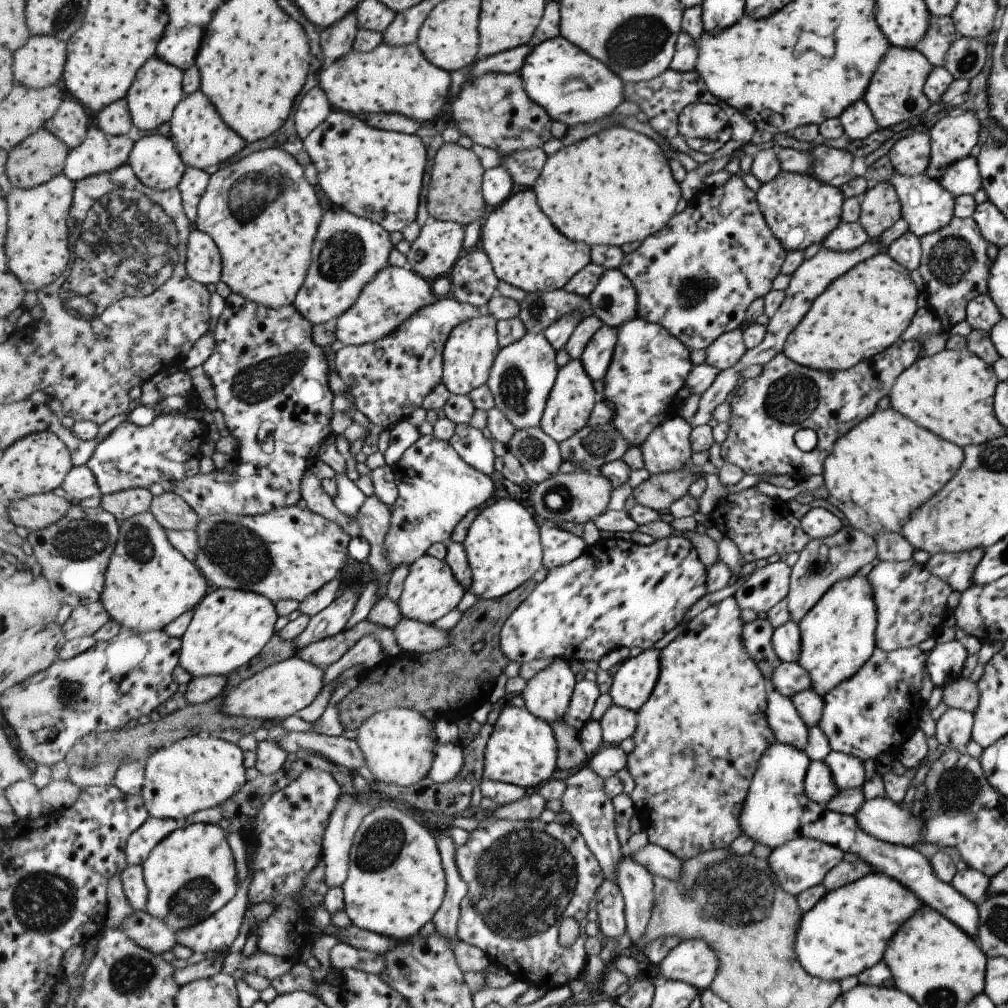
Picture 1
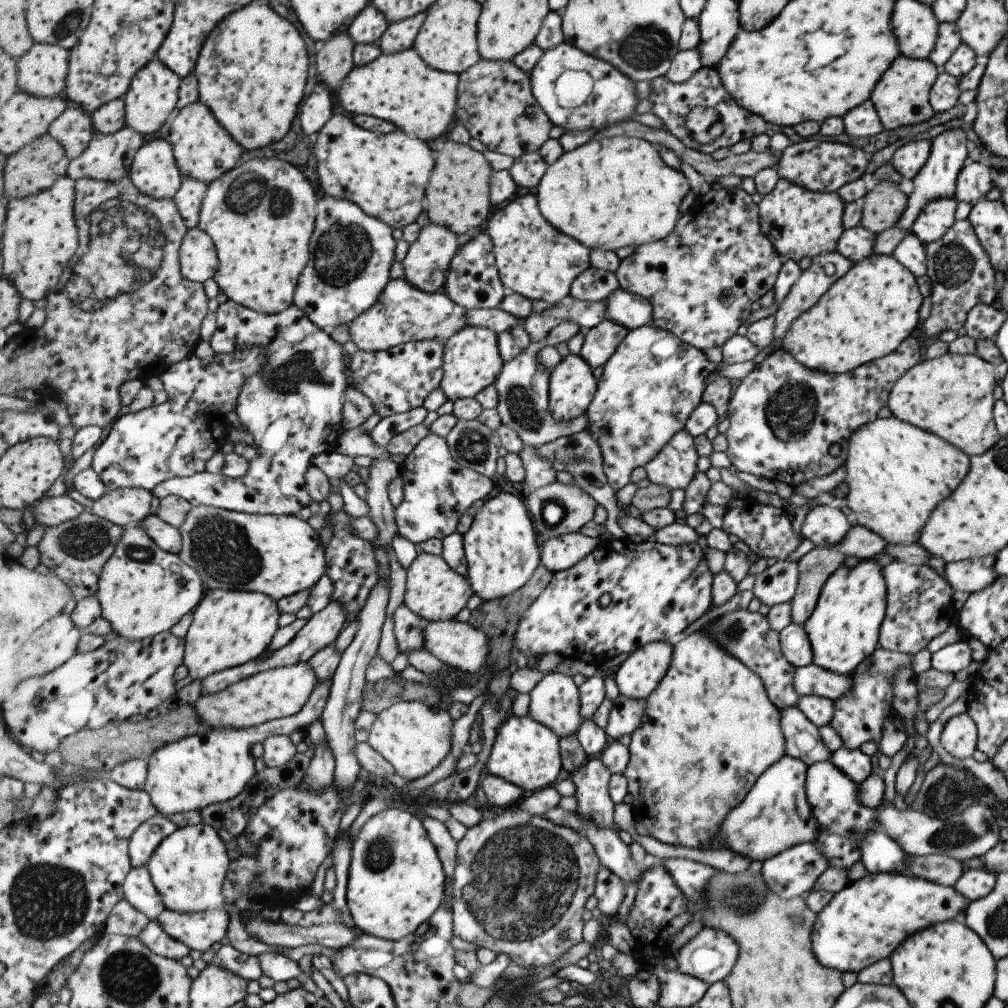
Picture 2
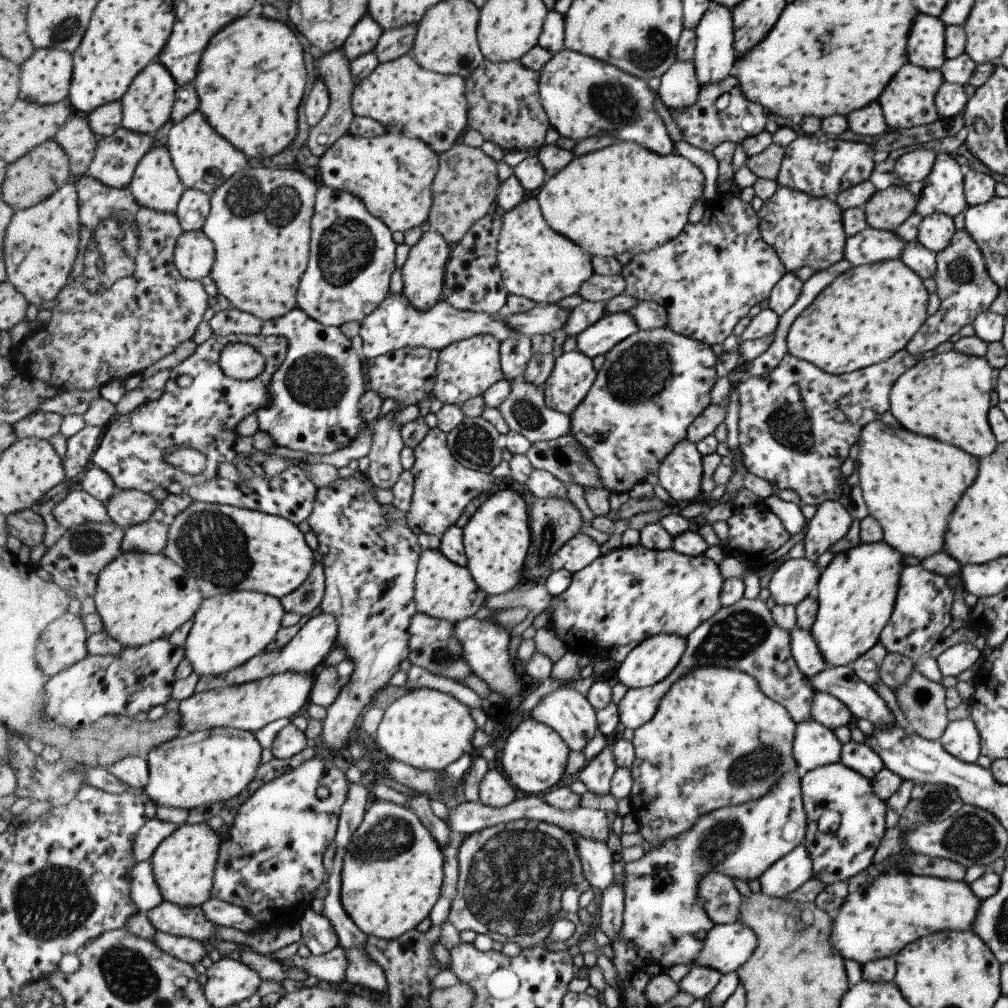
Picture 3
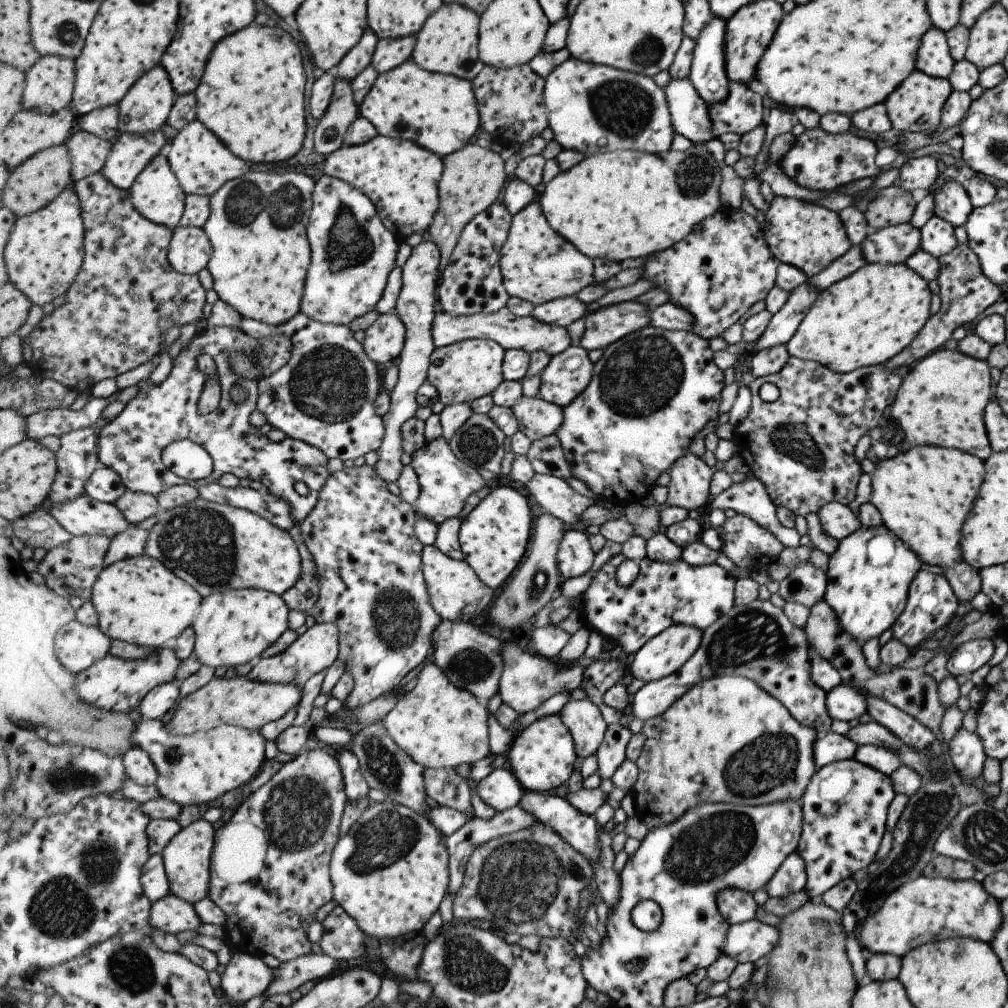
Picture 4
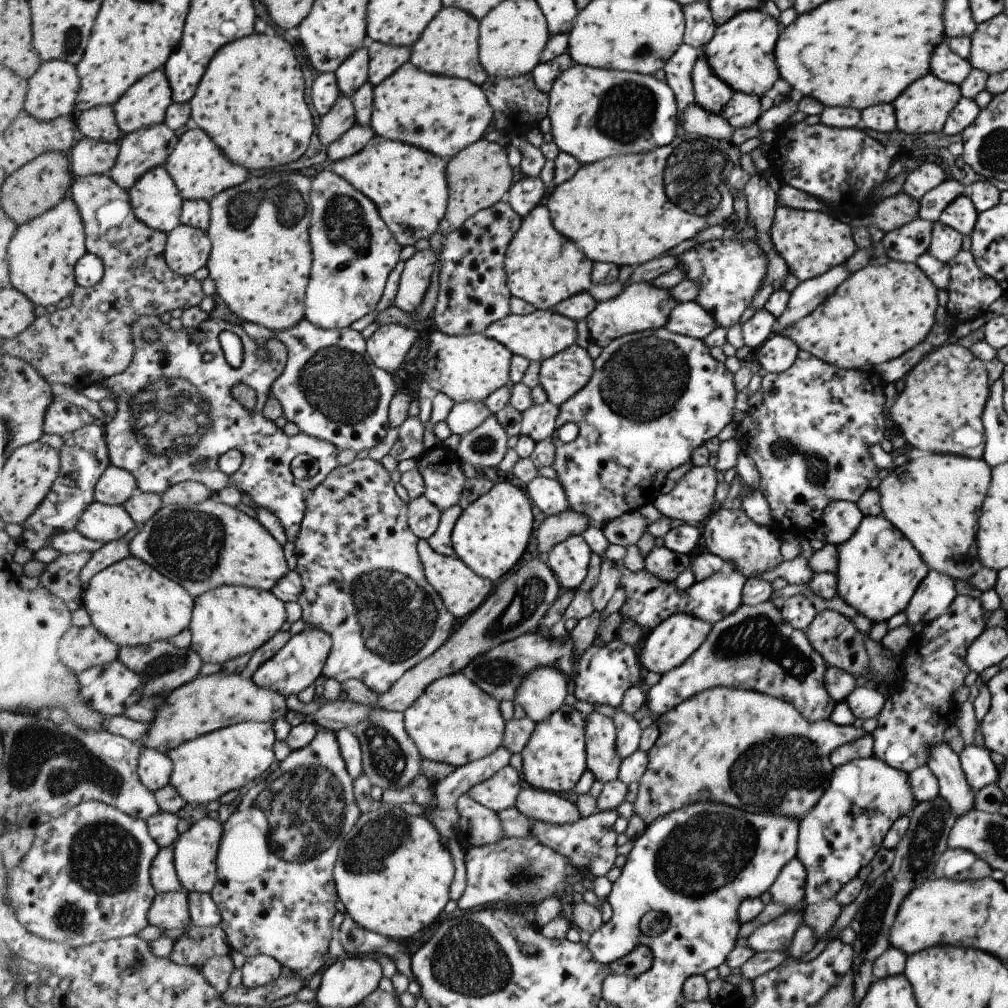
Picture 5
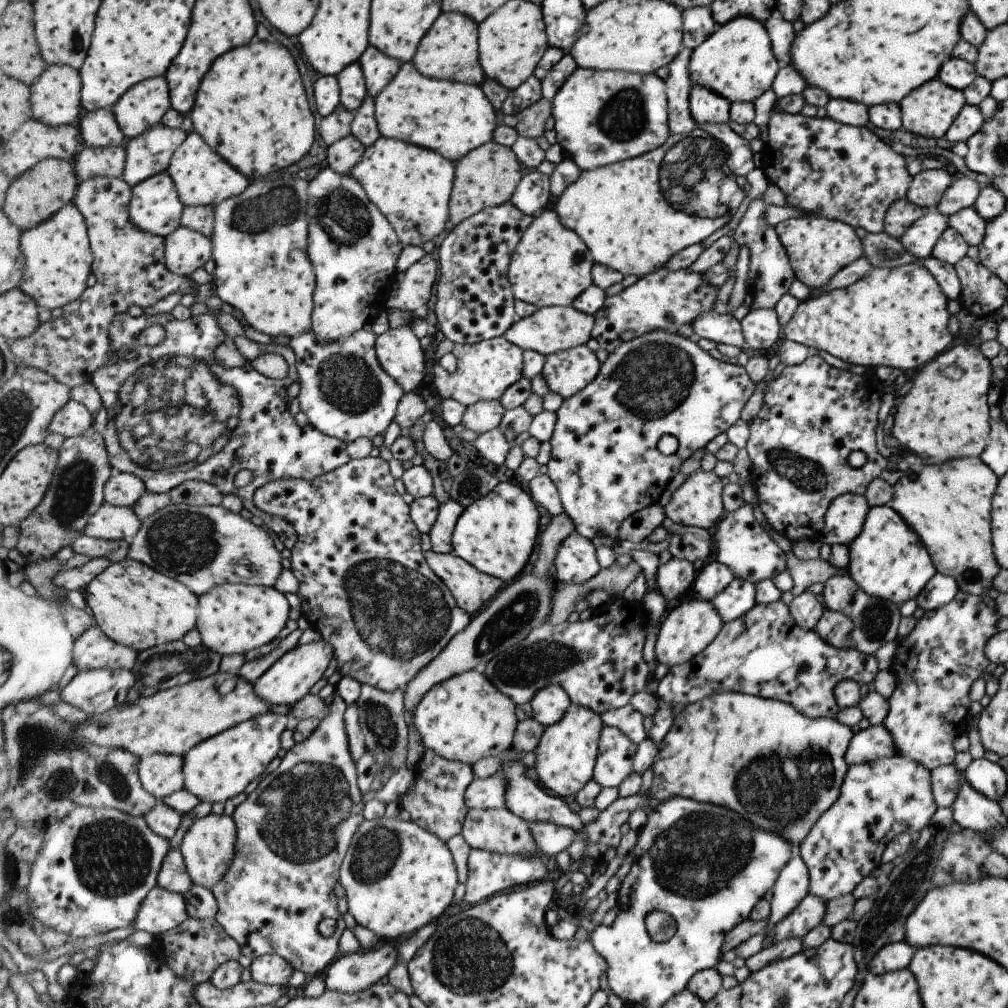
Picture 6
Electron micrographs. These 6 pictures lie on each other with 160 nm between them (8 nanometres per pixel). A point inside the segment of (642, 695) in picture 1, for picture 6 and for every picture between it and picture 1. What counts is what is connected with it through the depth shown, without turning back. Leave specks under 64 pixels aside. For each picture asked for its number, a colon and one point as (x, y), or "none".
2: (642, 672)
3: (652, 662)
4: (666, 653)
5: (676, 640)
6: (687, 630)

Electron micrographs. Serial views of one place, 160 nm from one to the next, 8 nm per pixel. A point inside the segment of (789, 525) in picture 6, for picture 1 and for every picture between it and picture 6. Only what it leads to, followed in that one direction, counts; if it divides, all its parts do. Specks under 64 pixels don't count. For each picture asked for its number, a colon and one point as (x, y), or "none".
1: (767, 410)
2: (784, 416)
3: (796, 424)
4: (801, 444)
5: (809, 439)

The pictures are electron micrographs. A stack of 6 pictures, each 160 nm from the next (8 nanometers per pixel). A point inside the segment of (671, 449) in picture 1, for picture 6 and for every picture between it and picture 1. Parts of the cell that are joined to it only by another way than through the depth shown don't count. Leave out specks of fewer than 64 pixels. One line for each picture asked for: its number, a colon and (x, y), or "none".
2: (675, 467)
3: (681, 475)
4: (690, 477)
5: (691, 500)
6: (698, 502)

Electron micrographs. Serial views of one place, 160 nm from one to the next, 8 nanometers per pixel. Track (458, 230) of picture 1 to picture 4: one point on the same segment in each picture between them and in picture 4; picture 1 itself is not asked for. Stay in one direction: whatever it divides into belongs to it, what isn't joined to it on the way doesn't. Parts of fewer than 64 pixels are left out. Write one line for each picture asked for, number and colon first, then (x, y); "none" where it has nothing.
2: (430, 257)
3: (424, 275)
4: (415, 305)

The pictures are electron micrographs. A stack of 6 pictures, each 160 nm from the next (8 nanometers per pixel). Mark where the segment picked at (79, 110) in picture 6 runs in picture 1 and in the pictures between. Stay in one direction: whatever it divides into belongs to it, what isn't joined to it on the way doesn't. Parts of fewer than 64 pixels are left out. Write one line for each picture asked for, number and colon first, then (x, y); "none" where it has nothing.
1: (41, 63)
2: (43, 72)
3: (46, 78)
4: (50, 84)
5: (53, 91)

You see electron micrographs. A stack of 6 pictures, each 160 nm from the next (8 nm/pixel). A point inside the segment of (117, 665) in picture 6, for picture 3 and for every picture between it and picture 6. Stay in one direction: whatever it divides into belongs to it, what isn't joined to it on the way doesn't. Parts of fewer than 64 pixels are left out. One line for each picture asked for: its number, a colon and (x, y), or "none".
3: (65, 643)
4: (79, 647)
5: (85, 648)

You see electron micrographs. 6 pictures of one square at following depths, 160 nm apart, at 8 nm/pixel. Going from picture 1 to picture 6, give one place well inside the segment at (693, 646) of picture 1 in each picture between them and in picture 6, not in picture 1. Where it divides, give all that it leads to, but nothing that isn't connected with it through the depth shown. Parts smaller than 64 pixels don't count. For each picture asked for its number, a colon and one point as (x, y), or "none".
2: (710, 729)
3: (717, 741)
4: (727, 740)
5: (706, 751)
6: (756, 755)

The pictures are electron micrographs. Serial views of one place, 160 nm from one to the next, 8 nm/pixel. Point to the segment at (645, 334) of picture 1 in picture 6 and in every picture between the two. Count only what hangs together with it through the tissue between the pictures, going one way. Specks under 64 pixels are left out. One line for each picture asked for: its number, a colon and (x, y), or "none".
2: (654, 382)
3: (652, 386)
4: (654, 391)
5: (656, 396)
6: (605, 460)

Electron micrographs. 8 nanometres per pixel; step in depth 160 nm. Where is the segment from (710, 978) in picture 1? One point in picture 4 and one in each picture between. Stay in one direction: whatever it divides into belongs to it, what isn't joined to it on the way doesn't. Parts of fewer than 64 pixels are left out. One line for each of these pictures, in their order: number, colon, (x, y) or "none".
2: (712, 954)
3: (729, 946)
4: (747, 942)

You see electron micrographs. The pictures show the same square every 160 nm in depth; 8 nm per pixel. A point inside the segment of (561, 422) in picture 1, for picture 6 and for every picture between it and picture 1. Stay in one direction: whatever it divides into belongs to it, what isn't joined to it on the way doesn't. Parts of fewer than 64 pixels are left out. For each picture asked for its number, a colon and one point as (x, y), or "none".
2: (572, 385)
3: (570, 382)
4: (571, 372)
5: (564, 375)
6: (568, 372)

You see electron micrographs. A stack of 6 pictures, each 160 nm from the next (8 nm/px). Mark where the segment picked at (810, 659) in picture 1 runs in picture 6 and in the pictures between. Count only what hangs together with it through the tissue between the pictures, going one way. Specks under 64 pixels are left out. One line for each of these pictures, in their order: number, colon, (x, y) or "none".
2: (843, 628)
3: (856, 591)
4: (868, 576)
5: (878, 569)
6: (887, 559)

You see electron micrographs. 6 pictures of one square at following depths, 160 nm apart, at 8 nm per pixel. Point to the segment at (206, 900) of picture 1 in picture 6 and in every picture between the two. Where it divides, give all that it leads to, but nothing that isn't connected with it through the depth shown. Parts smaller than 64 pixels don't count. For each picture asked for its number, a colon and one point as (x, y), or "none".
2: (189, 868)
3: (184, 864)
4: (188, 858)
5: (196, 851)
6: (209, 848)

